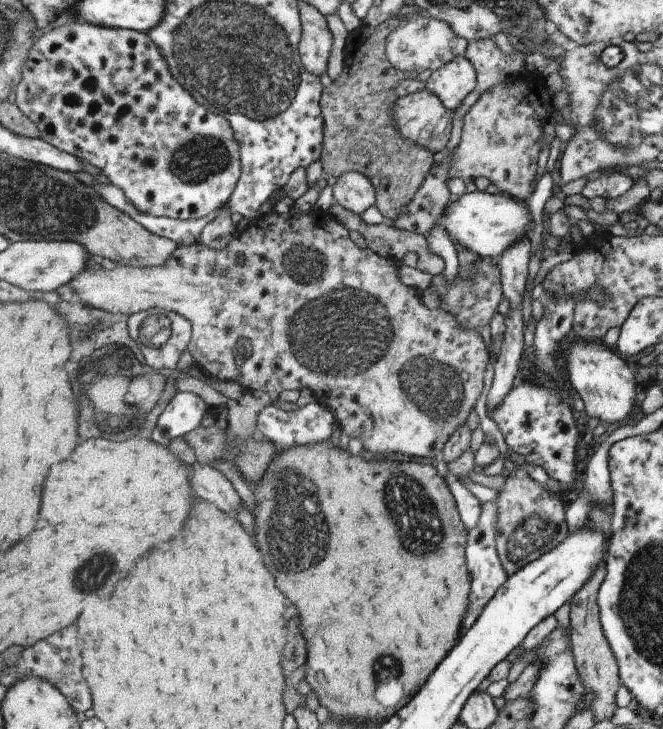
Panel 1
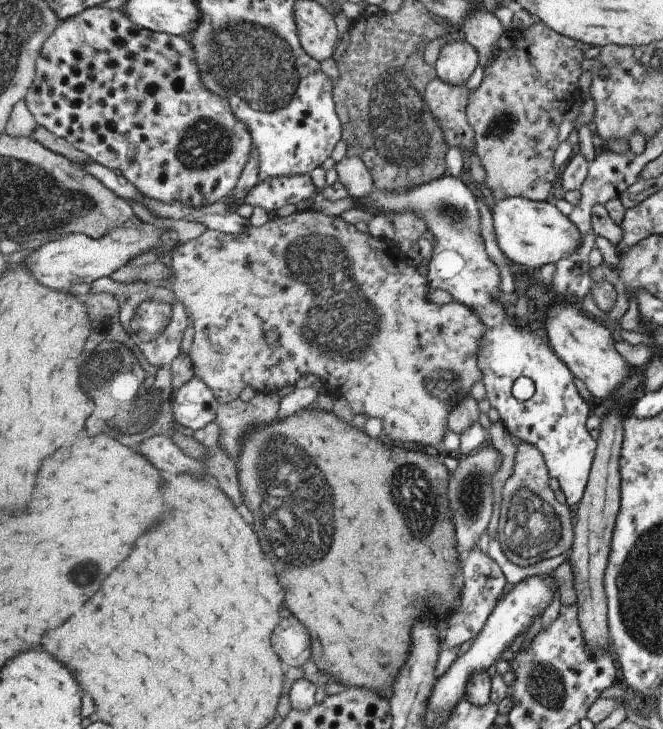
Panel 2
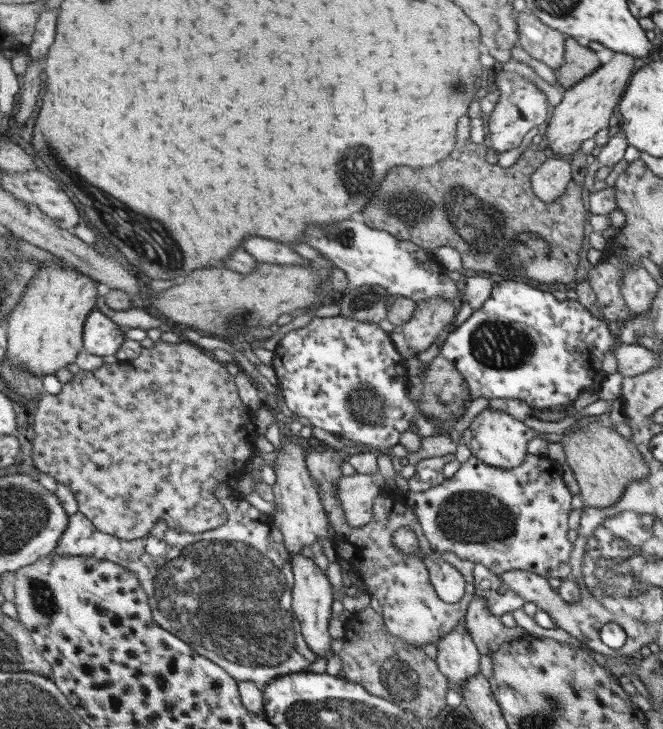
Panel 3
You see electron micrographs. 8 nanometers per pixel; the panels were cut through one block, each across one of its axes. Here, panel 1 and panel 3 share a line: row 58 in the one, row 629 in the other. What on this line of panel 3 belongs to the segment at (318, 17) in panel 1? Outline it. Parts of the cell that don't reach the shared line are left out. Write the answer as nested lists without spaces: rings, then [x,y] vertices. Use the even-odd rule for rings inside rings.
[[[299,554],[293,556],[295,564],[295,590],[293,590],[293,606],[297,612],[297,618],[303,622],[303,638],[307,638],[309,646],[323,658],[327,650],[331,648],[331,636],[329,636],[329,622],[335,618],[333,614],[333,602],[335,602],[335,586],[327,572],[323,572],[311,558]]]

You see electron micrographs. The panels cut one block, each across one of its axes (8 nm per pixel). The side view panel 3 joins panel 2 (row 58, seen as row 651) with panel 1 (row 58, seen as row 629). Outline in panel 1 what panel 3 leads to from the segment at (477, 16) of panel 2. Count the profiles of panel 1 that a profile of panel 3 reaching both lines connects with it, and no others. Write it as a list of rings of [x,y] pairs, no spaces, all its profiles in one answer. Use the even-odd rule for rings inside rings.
[[[473,40],[469,42],[465,60],[471,62],[473,72],[477,74],[477,86],[475,92],[471,92],[471,96],[467,96],[467,100],[463,100],[463,104],[459,104],[459,108],[453,112],[451,116],[451,134],[449,134],[449,142],[445,146],[445,152],[451,152],[457,144],[459,144],[459,136],[461,136],[461,128],[463,128],[463,116],[469,112],[469,108],[477,102],[477,98],[487,92],[489,88],[507,82],[513,76],[519,76],[523,72],[523,62],[521,62],[521,54],[515,56],[503,56],[493,40]]]

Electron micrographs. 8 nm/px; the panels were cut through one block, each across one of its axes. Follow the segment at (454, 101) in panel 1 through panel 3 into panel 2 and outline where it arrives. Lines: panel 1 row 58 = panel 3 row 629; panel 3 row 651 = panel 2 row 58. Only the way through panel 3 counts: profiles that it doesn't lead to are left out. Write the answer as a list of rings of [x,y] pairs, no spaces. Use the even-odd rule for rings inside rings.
[[[455,40],[447,42],[435,60],[437,78],[449,86],[463,86],[475,66],[479,66],[477,50],[467,42]]]

